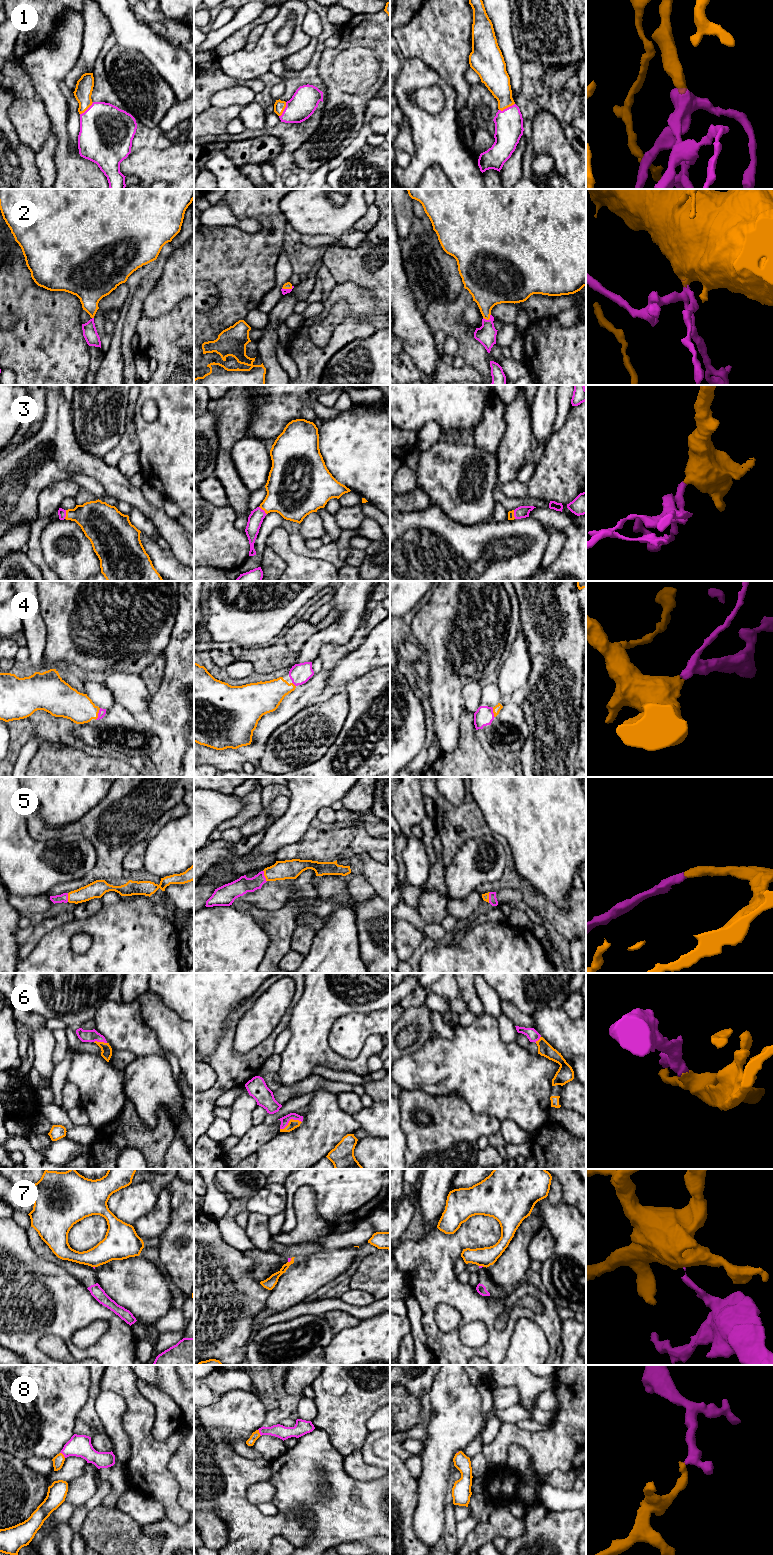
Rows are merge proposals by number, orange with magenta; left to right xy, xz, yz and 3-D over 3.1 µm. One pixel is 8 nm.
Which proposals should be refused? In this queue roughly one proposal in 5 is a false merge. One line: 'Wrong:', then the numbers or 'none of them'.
Wrong: 7

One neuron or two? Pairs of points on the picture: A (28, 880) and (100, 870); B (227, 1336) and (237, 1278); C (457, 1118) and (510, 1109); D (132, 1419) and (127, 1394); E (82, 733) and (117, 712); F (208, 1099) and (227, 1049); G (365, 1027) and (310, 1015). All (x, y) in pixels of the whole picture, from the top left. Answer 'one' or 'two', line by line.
A: two
B: one
C: two
D: one
E: one
F: one
G: two

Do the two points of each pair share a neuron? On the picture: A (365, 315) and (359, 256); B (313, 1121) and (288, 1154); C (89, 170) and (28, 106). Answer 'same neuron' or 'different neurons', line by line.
A: different neurons
B: same neuron
C: different neurons

